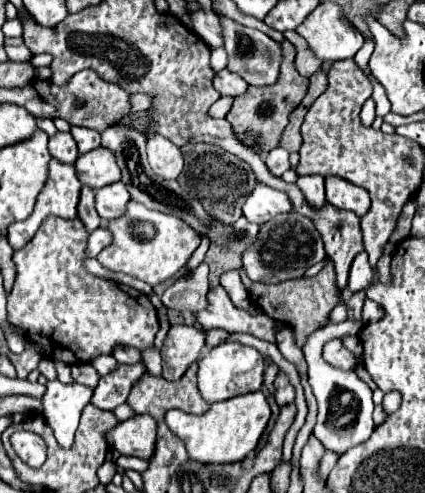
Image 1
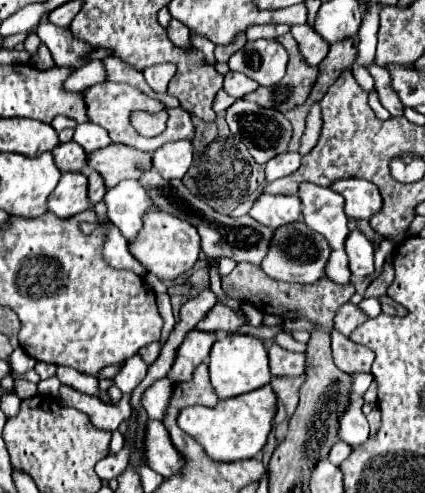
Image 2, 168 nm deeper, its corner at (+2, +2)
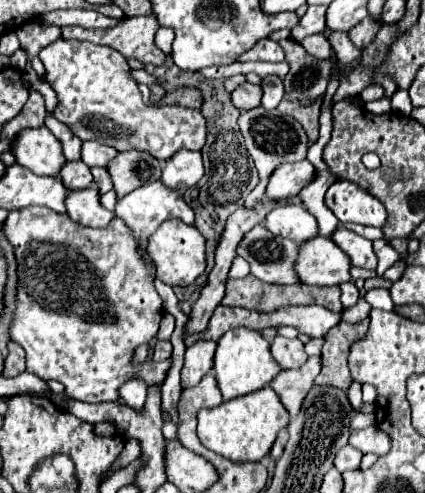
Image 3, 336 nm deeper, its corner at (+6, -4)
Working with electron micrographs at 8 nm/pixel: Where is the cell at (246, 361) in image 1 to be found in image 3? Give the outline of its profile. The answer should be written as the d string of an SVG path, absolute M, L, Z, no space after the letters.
M234 328L218 340L214 370L224 400L232 400L236 396L244 396L268 386L268 382L280 372L280 366L276 366L270 354L270 342L264 340L258 330L252 332L250 328Z

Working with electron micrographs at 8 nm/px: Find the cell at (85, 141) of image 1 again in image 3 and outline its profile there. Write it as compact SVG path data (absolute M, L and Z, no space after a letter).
M84 142L82 146L82 162L88 166L108 166L112 158L116 158L118 150L98 144L98 142Z

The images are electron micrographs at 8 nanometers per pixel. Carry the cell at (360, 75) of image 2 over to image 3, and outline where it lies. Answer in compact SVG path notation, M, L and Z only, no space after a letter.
M330 30L330 34L328 34L328 40L330 40L330 44L332 44L332 48L334 48L334 54L338 54L340 56L340 60L342 62L346 62L348 66L350 66L350 62L352 62L352 66L360 60L360 48L356 48L354 46L354 42L350 42L350 38L348 38L348 32L340 32L340 30Z

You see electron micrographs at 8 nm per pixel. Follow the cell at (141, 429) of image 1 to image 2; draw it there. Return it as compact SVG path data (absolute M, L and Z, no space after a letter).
M148 420L146 428L144 428L144 444L142 444L142 452L144 452L144 460L146 464L162 474L162 476L172 476L180 470L180 466L184 464L182 456L174 450L168 430L162 426L160 420Z

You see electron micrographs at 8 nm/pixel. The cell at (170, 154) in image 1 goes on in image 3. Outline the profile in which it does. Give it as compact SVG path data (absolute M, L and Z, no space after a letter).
M180 150L170 160L166 160L162 170L162 182L174 190L184 192L198 184L202 174L204 174L202 154Z

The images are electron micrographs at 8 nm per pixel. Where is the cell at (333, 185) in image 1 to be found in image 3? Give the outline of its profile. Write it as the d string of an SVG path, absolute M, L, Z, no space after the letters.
M336 180L328 188L326 206L342 224L356 222L364 226L384 226L386 222L384 204L350 180Z

